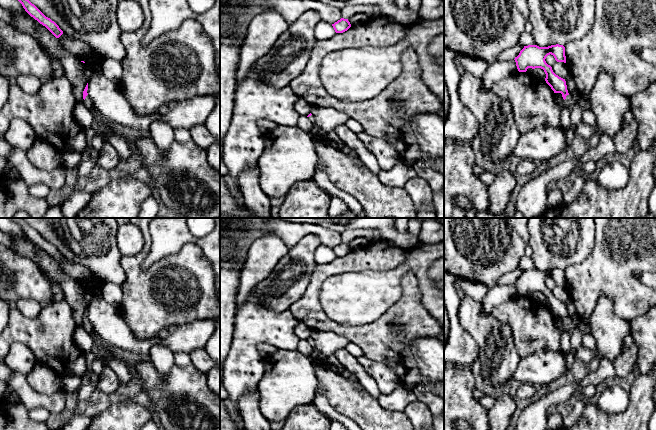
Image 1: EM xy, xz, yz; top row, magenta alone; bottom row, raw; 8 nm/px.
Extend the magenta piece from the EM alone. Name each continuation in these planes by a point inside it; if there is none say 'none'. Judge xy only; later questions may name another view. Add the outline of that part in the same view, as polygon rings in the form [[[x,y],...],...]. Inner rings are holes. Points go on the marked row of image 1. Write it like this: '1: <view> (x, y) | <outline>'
1: xy (88, 101) | [[[88,95],[86,96],[86,98],[85,98],[84,101],[85,101],[85,104],[86,104],[87,108],[88,108],[90,111],[92,111],[92,110],[95,108],[92,100],[89,98]]]

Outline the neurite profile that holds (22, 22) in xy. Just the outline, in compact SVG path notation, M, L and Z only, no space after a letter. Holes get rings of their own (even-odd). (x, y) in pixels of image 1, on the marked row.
M10 11L12 15L12 23L10 24L16 30L31 35L36 40L38 39L37 21L26 13L16 13Z

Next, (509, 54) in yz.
M517 43L512 48L506 49L497 57L495 62L501 62L501 61L509 61L515 59L520 51L524 48L523 45Z

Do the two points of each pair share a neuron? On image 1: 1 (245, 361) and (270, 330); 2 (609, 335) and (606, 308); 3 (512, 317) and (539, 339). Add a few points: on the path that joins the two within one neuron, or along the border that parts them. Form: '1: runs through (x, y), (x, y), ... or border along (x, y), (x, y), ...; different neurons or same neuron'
1: runs through (245, 352), (245, 349), (261, 333); same neuron
2: runs through (606, 328), (606, 315); same neuron
3: runs through (519, 319), (532, 332); same neuron

